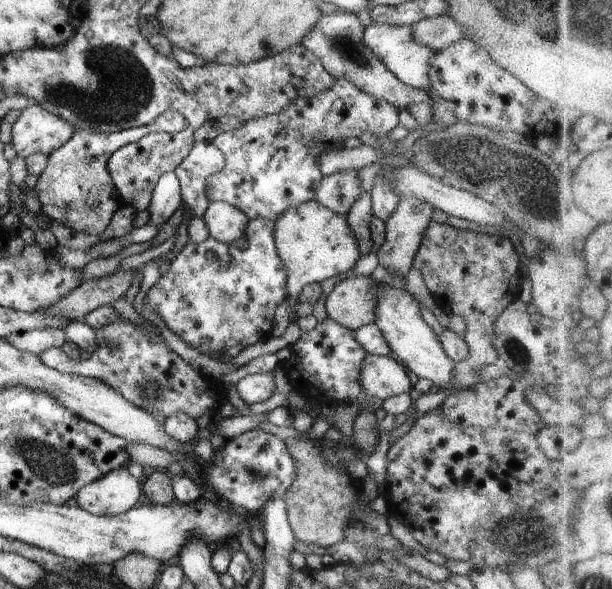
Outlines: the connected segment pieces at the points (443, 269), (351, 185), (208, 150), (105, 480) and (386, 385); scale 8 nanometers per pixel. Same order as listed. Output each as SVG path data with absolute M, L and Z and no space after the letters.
M440 217L433 219L428 224L425 234L422 236L422 243L414 256L412 267L420 270L426 288L444 313L461 316L466 322L467 328L463 340L468 344L469 354L463 361L455 364L454 370L455 378L464 388L473 388L484 381L479 375L482 368L501 364L492 345L493 327L496 318L512 302L525 297L527 287L524 281L524 262L520 247L513 238L452 228Z
M355 171L340 172L323 178L314 200L331 212L346 216L363 191Z
M212 141L195 142L194 147L173 171L178 178L181 198L192 211L193 217L201 217L209 206L207 195L208 179L224 169L224 154Z
M119 467L84 486L75 499L80 509L92 515L120 515L136 506L140 496L142 492L138 479L129 474L128 468Z
M367 354L361 371L361 384L367 393L386 401L388 398L411 392L412 382L408 373L393 356Z

